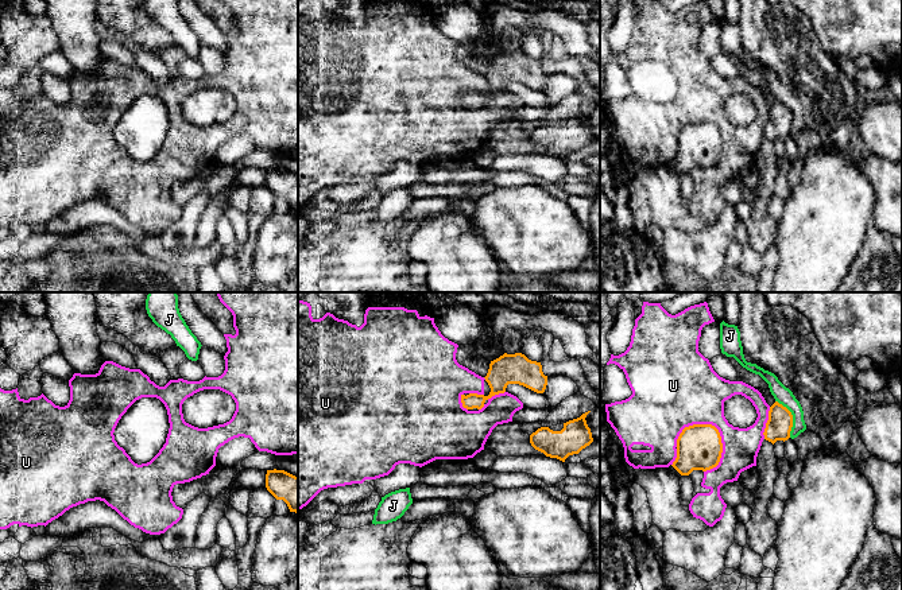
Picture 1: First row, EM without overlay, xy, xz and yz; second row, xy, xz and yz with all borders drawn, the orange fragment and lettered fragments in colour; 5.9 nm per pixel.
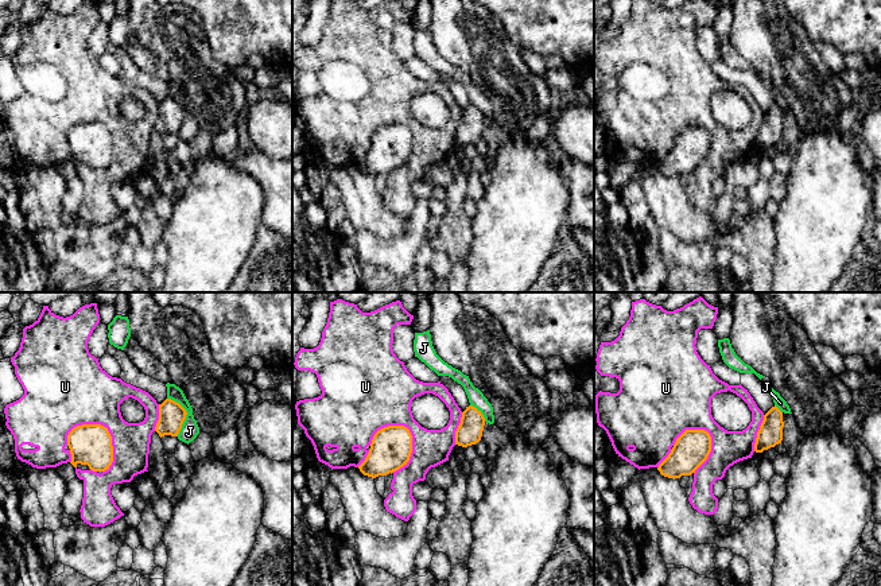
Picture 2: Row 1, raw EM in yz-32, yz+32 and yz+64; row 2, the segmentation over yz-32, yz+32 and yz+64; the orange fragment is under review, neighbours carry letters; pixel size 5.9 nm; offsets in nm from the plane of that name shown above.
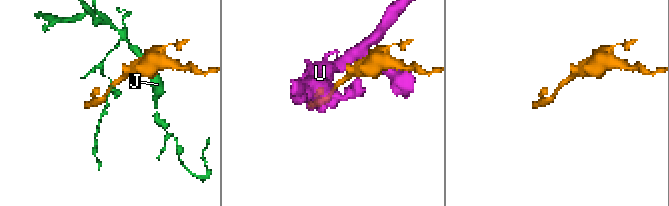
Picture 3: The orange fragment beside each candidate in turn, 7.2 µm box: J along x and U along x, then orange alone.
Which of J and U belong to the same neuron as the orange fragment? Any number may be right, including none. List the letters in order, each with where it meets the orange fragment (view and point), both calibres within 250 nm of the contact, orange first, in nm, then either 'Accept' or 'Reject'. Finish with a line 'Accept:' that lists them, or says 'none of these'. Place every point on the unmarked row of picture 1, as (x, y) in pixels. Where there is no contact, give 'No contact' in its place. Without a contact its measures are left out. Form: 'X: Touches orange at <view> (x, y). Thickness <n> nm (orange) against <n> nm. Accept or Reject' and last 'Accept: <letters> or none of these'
J: Touches orange at yz (792, 116). Thickness 150 nm (orange) against 100 nm. Reject
U: Touches orange at yz (720, 140). Thickness 280 nm (orange) against 240 nm. Accept
Accept: U

